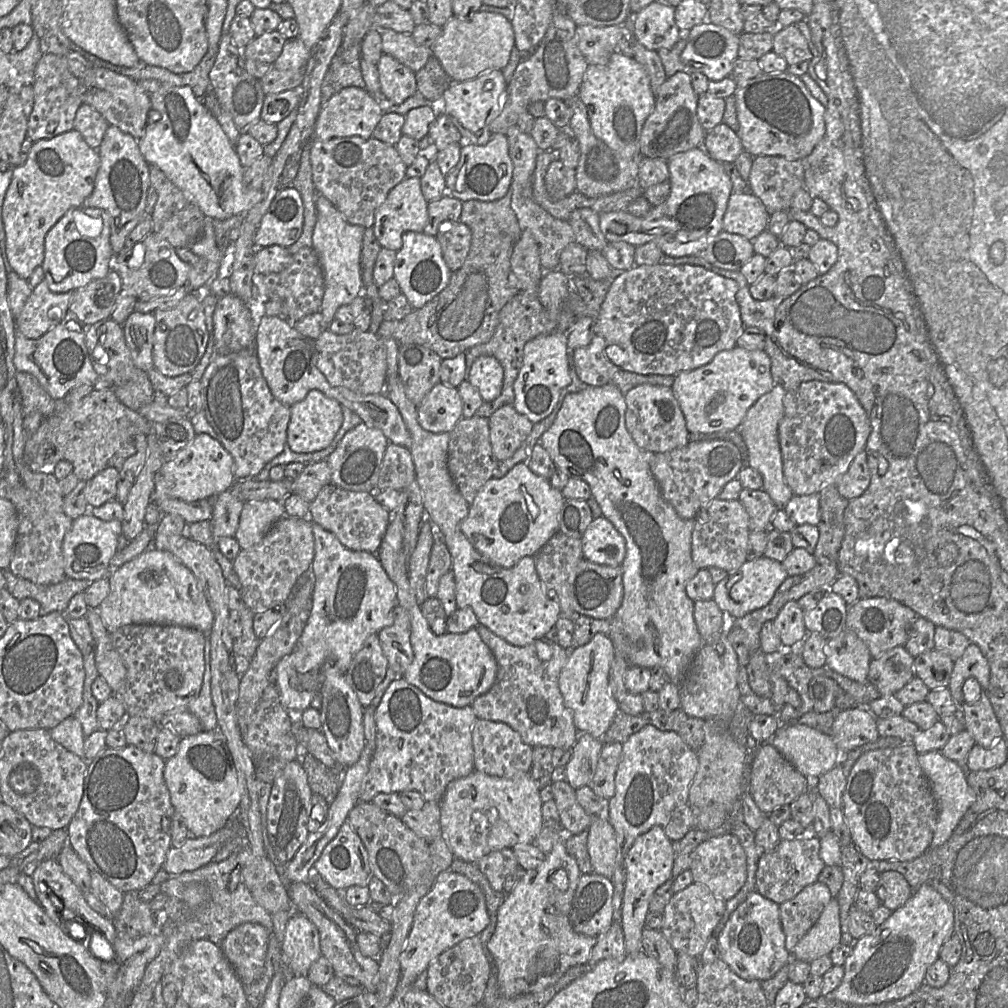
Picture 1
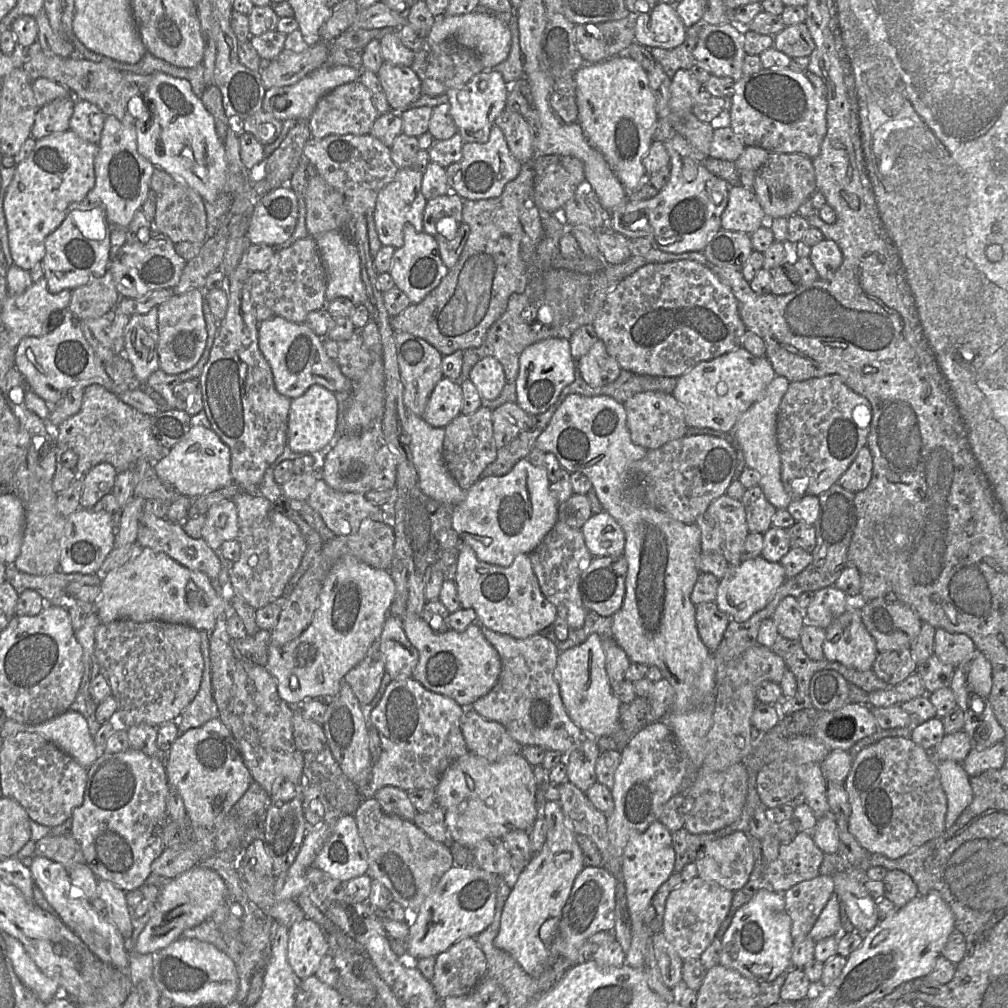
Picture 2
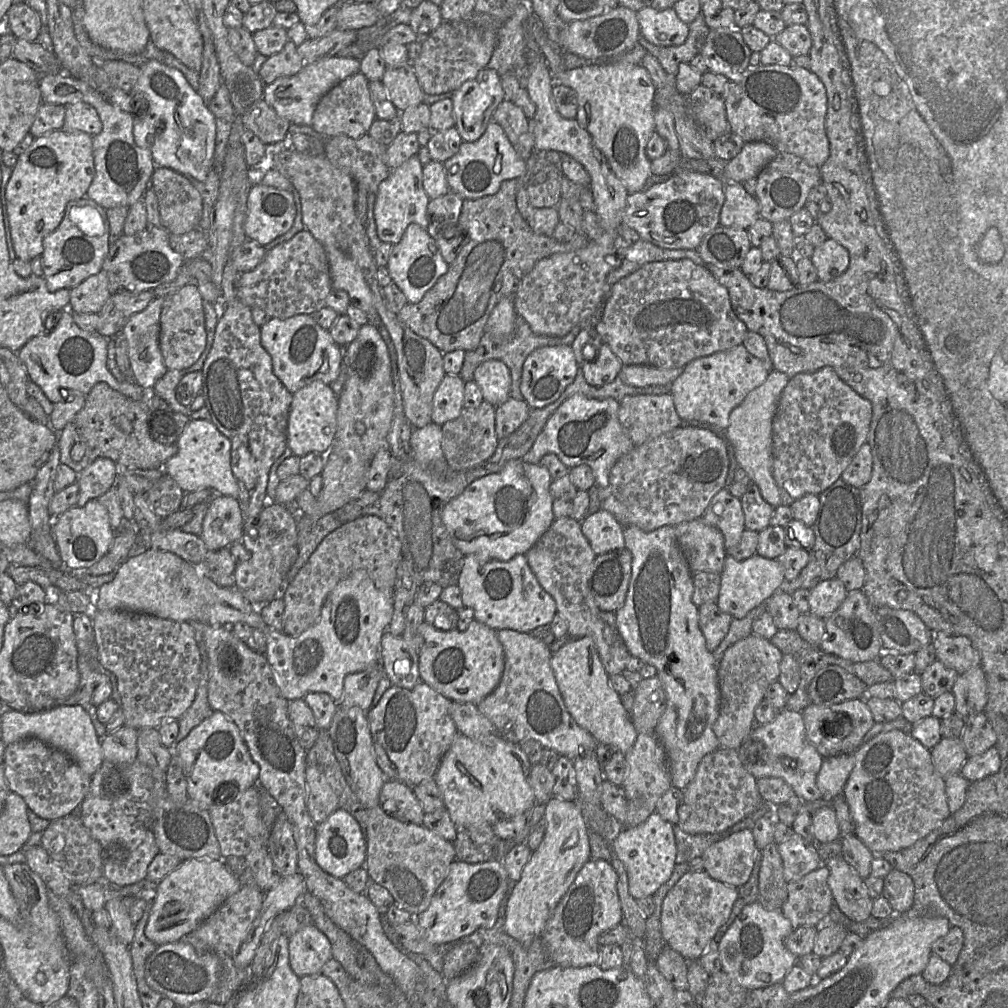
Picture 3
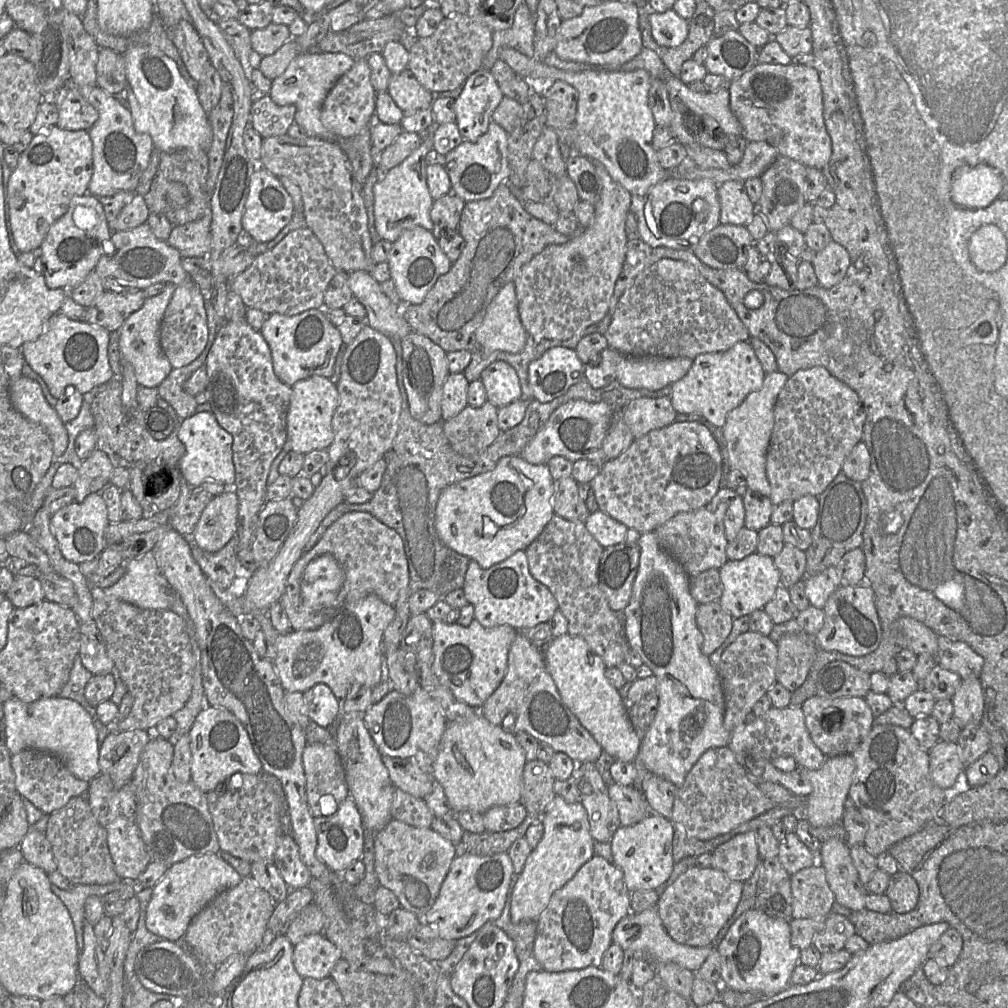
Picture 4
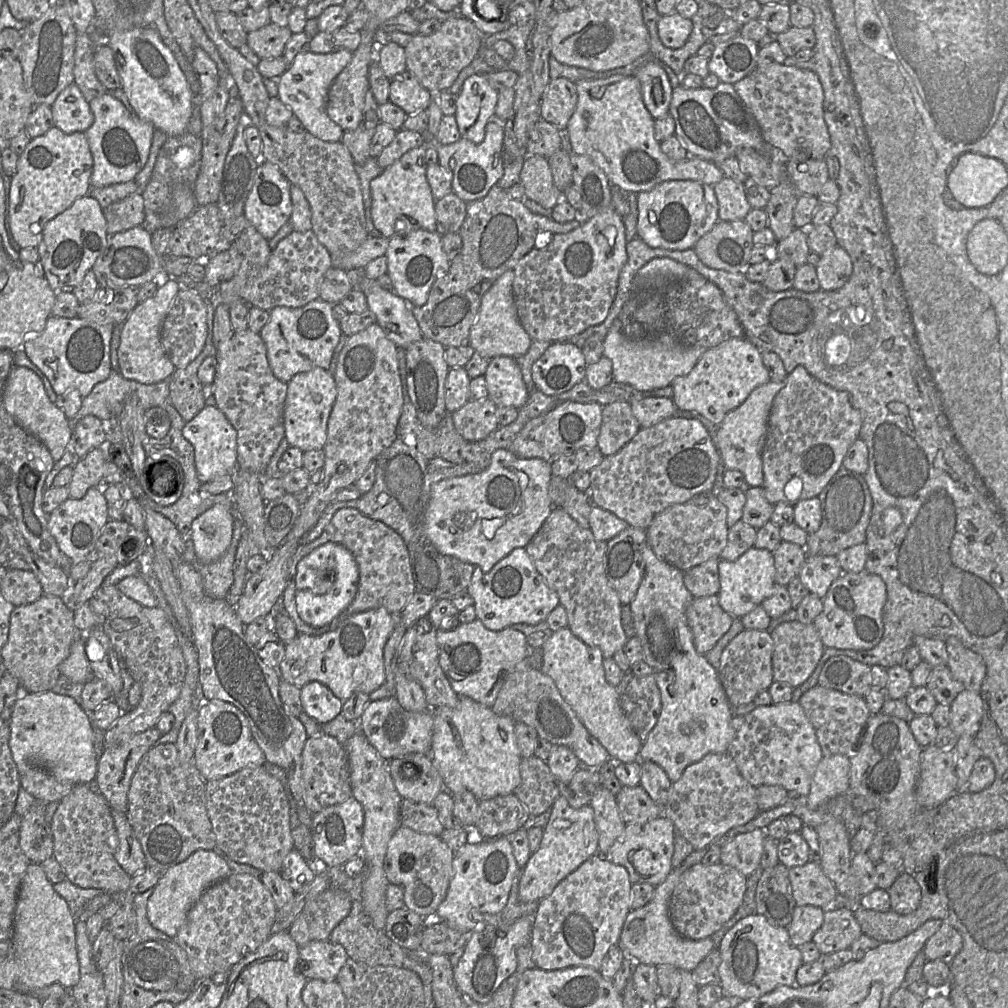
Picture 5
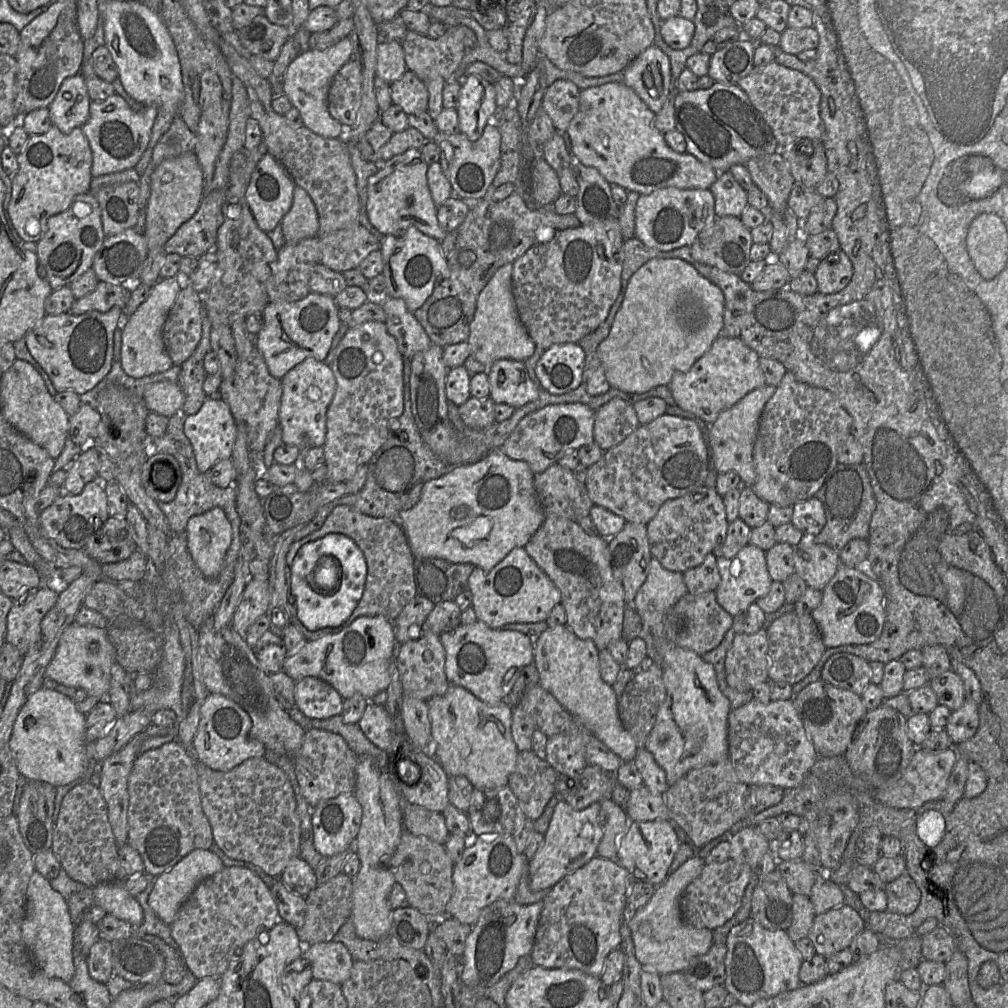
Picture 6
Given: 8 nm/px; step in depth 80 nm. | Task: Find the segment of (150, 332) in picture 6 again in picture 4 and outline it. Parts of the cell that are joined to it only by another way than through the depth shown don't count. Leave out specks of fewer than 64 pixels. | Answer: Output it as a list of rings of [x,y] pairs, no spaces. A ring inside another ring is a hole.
[[[166,284],[161,293],[146,298],[142,307],[130,314],[119,330],[118,341],[121,357],[132,364],[139,386],[157,388],[173,369],[161,349],[159,333],[164,312],[175,287],[176,285]]]

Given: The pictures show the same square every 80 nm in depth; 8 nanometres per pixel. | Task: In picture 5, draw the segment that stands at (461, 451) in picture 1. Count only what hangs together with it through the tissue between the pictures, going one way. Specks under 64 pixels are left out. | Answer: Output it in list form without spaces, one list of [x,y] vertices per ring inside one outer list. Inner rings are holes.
[[[489,398],[469,399],[461,408],[451,413],[456,431],[470,442],[486,438],[499,426],[496,408],[495,403]]]

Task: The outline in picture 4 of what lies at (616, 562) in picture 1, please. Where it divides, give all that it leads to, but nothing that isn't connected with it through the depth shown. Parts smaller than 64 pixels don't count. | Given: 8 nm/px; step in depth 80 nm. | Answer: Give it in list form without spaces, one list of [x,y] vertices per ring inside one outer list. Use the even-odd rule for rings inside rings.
[[[599,509],[589,513],[584,524],[604,549],[624,542],[628,536],[627,526]]]

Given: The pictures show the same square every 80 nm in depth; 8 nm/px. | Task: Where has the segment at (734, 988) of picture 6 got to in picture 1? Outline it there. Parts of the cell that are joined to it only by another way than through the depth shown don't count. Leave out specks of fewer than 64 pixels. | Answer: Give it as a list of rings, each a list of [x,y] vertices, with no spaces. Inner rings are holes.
[[[757,890],[750,892],[731,914],[718,937],[720,958],[740,977],[763,981],[772,978],[791,960],[785,946],[779,904],[765,898]]]

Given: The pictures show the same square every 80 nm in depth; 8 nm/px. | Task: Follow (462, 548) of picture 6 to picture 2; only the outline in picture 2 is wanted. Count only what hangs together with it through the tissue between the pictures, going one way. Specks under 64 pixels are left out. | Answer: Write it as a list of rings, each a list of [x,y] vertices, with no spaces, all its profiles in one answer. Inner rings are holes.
[[[523,458],[505,475],[475,482],[463,501],[453,506],[451,522],[461,542],[471,546],[480,561],[508,567],[517,555],[529,555],[554,527],[558,506],[545,469]]]

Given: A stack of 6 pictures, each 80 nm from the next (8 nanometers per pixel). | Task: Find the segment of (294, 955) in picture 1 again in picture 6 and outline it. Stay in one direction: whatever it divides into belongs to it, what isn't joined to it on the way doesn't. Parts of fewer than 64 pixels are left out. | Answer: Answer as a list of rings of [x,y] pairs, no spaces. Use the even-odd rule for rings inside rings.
[[[320,942],[306,945],[302,958],[307,960],[314,980],[343,984],[354,963],[347,948],[340,942]]]

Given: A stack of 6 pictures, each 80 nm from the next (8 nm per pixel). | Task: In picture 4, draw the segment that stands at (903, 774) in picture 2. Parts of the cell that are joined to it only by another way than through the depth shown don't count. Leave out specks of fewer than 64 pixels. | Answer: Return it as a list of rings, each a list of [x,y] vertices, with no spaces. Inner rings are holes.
[[[895,725],[873,726],[851,755],[855,762],[855,771],[848,798],[867,822],[863,844],[875,857],[888,851],[894,843],[921,830],[938,815],[948,799],[948,792],[933,781],[928,750],[921,746],[910,730]]]

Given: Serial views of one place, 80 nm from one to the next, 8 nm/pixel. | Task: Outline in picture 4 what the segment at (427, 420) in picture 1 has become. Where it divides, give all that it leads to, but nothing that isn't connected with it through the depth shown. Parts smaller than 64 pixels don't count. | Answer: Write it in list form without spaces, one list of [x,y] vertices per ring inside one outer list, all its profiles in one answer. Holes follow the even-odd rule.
[[[463,372],[450,373],[444,384],[441,399],[441,421],[456,416],[467,405],[467,388],[469,385]]]

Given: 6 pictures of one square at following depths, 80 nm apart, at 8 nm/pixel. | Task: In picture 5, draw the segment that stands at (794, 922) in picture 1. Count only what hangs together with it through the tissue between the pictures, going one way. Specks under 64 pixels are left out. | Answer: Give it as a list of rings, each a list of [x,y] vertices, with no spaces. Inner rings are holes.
[[[809,861],[789,868],[789,880],[796,906],[813,905],[828,909],[837,896],[834,884],[823,872],[820,862]]]

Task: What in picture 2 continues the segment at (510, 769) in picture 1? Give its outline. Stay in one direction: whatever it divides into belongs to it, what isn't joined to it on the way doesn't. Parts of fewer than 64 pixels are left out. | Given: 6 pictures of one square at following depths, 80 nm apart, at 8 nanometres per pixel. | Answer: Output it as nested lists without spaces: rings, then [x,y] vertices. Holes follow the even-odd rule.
[[[466,707],[460,720],[460,727],[469,752],[489,762],[498,762],[508,755],[522,752],[523,746],[509,735],[502,724],[483,718],[472,707]]]

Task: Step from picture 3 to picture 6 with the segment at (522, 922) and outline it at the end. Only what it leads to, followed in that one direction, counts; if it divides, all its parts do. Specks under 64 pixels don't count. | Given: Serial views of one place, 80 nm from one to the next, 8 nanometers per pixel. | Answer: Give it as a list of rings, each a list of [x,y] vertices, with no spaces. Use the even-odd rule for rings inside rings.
[[[559,801],[554,808],[541,847],[529,861],[528,887],[533,892],[551,890],[563,877],[575,872],[596,856],[602,838],[599,825],[600,803],[577,811]]]

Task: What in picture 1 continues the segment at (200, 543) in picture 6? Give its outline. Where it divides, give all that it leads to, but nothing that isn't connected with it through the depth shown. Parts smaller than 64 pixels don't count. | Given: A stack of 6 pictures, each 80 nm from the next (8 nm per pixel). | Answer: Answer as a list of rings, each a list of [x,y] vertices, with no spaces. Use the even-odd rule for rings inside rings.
[[[229,490],[213,498],[212,517],[209,520],[217,541],[222,537],[235,537],[244,502]]]

